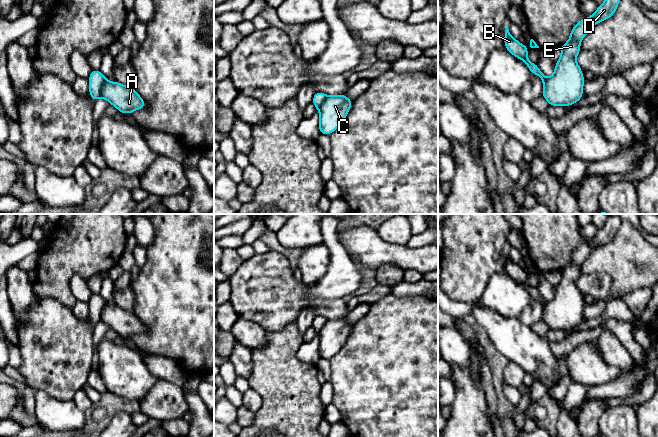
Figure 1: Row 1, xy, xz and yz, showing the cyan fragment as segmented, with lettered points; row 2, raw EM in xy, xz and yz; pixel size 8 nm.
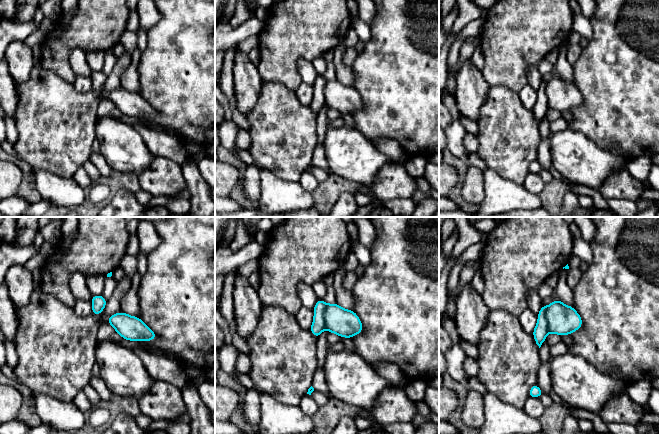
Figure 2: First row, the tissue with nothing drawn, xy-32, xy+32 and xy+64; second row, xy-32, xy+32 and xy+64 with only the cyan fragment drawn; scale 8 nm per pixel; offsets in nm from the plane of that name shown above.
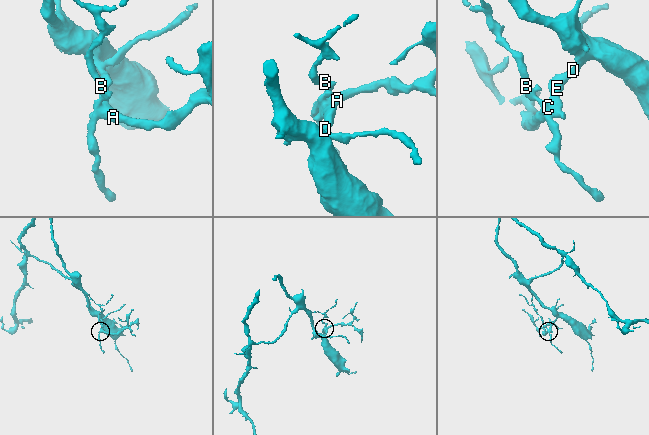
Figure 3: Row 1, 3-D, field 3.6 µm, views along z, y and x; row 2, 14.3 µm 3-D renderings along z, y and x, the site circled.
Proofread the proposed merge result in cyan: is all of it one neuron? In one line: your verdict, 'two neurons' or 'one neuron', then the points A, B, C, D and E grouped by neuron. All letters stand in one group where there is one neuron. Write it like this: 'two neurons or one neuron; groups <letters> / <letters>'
two neurons; groups A C D E / B

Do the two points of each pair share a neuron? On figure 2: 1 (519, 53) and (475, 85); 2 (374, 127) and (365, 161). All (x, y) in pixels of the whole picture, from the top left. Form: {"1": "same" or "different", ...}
{"1": "different", "2": "different"}

